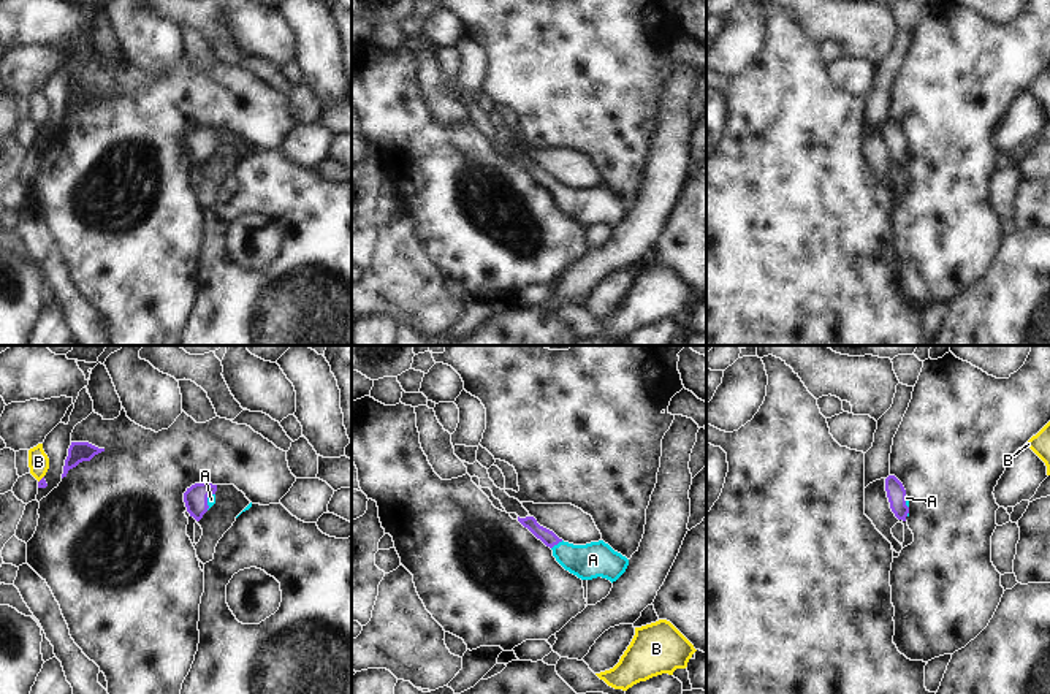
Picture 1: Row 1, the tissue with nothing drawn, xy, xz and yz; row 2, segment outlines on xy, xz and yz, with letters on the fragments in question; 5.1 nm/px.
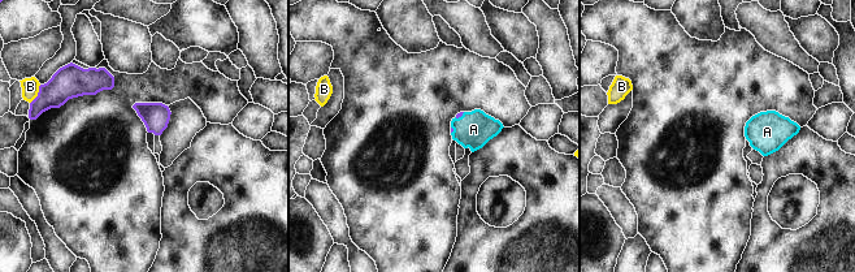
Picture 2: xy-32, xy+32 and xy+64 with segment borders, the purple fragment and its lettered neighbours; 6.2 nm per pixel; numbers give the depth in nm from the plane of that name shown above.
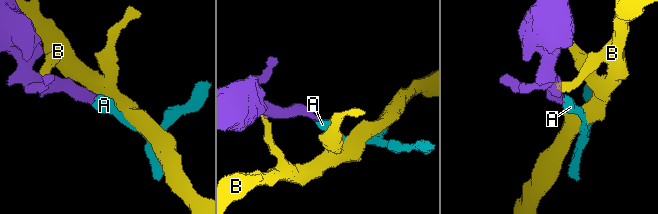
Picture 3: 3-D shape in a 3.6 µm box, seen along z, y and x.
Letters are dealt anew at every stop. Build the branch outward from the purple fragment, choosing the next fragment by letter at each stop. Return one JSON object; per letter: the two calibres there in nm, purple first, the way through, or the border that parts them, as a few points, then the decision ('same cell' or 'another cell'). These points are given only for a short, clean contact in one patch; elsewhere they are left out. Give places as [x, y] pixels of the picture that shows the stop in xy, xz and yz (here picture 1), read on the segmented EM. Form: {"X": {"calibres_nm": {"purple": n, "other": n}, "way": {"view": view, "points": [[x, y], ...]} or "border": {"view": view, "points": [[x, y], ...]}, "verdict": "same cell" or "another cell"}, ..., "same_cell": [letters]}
{"A": {"calibres_nm": {"purple": 80, "other": 180}, "way": {"view": "xz", "points": [[548, 537], [556, 544], [572, 558], [593, 560]]}, "verdict": "same cell"}, "B": {"calibres_nm": {"purple": 50, "other": 110}, "border": {"view": "xy", "points": [[43, 476], [38, 482]]}, "verdict": "another cell"}, "same_cell": ["A"]}

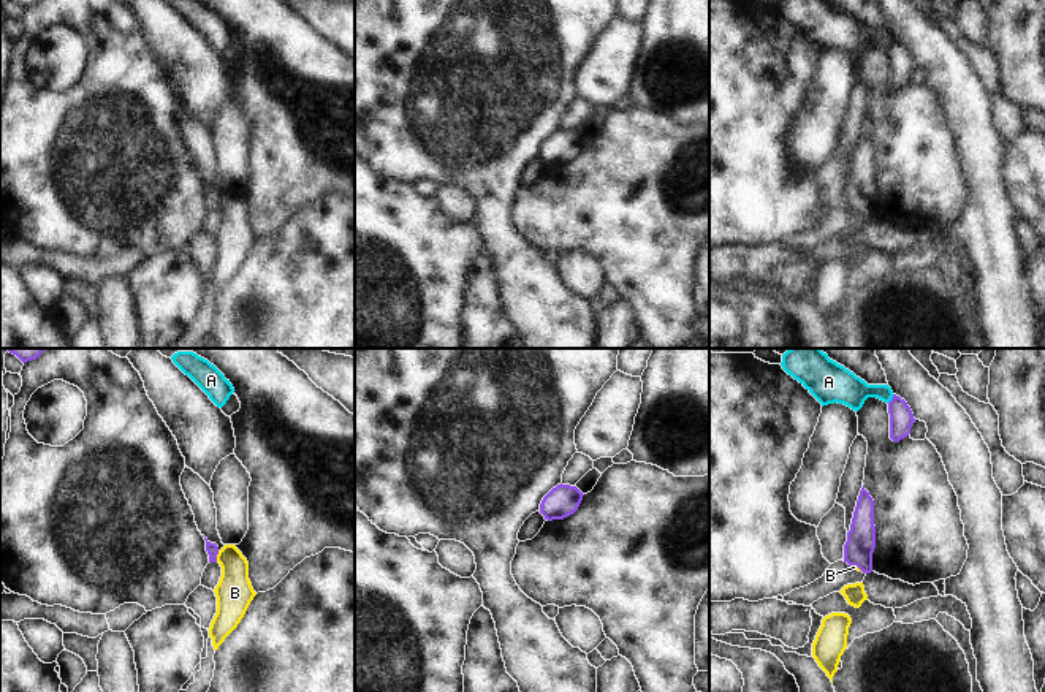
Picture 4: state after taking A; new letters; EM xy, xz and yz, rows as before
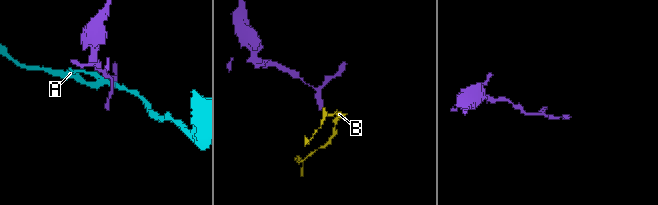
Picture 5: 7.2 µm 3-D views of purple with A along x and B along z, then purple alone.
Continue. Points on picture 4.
{"A": {"calibres_nm": {"purple": 120, "other": 170}, "border": {"view": "yz", "points": [[893, 395], [887, 403]]}, "verdict": "another cell"}, "B": {"calibres_nm": {"purple": 60, "other": 190}, "border": {"view": "xy", "points": [[219, 551], [216, 561]]}, "verdict": "another cell"}, "same_cell": []}

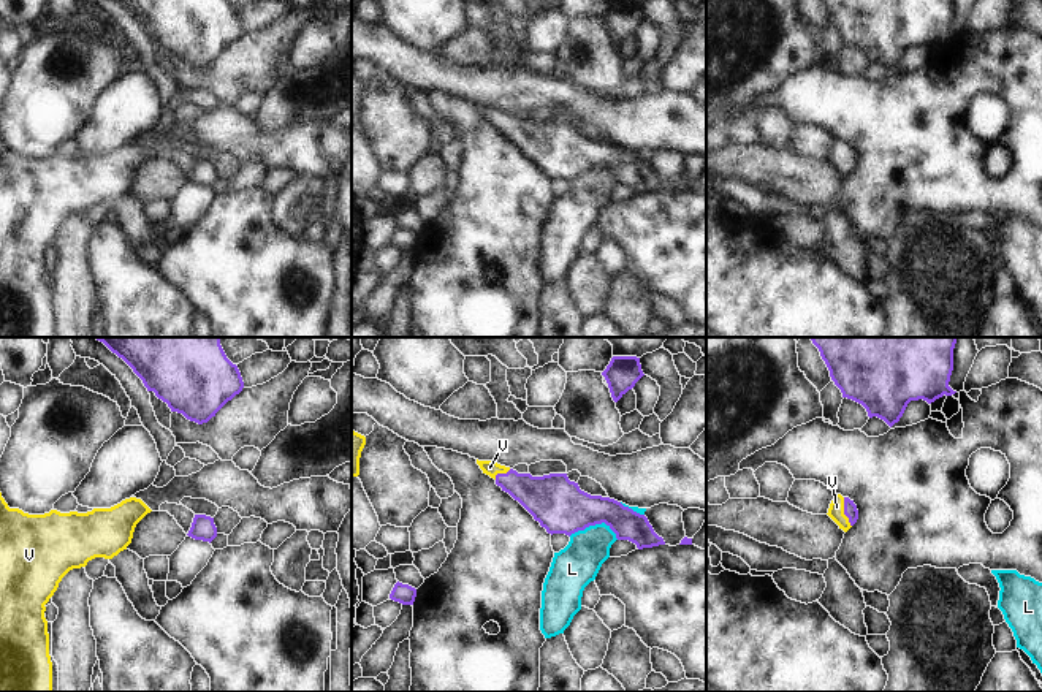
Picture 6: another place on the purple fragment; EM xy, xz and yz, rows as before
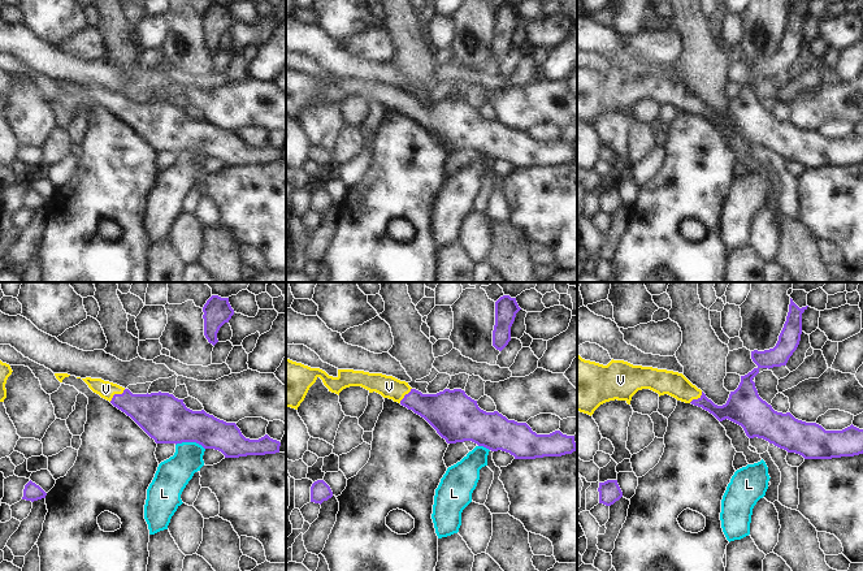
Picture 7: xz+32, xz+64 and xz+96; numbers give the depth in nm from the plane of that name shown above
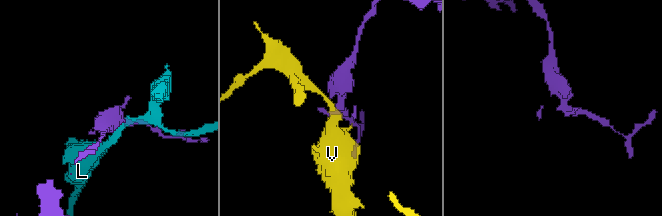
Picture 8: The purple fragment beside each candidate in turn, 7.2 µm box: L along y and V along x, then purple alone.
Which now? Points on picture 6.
{"L": {"calibres_nm": {"purple": 280, "other": 220}, "border": {"view": "xz", "points": [[569, 536], [604, 523], [618, 539]]}, "verdict": "another cell"}, "V": {"calibres_nm": {"purple": 70, "other": 80}, "way": {"view": "yz", "points": [[851, 512], [844, 512], [836, 507]]}, "verdict": "same cell"}, "same_cell": ["V"]}

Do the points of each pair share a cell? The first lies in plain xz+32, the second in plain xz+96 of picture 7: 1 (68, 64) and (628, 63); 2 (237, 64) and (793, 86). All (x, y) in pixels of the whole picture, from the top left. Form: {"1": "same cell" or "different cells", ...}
{"1": "same cell", "2": "same cell"}

